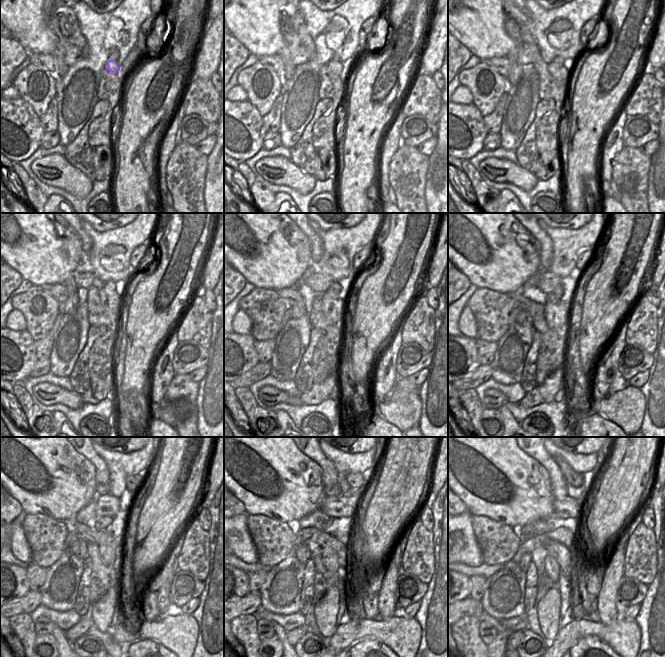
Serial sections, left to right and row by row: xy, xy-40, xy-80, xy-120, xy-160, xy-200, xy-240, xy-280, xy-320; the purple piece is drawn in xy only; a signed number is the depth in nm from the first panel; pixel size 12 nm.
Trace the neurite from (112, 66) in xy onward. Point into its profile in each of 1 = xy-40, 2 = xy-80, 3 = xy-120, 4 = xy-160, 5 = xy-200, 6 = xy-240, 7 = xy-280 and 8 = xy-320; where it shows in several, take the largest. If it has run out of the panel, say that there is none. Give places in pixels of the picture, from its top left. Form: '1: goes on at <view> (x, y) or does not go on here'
1: goes on at xy-40 (335, 67)
2: goes on at xy-80 (558, 72)
3: goes on at xy-120 (109, 299)
4: goes on at xy-160 (333, 308)
5: goes on at xy-200 (556, 313)
6: goes on at xy-240 (108, 543)
7: goes on at xy-280 (329, 545)
8: goes on at xy-320 (553, 547)

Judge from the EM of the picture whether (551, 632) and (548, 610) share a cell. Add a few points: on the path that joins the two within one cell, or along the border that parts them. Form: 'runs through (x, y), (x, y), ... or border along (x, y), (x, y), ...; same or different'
runs through (550, 627), (549, 615); same

